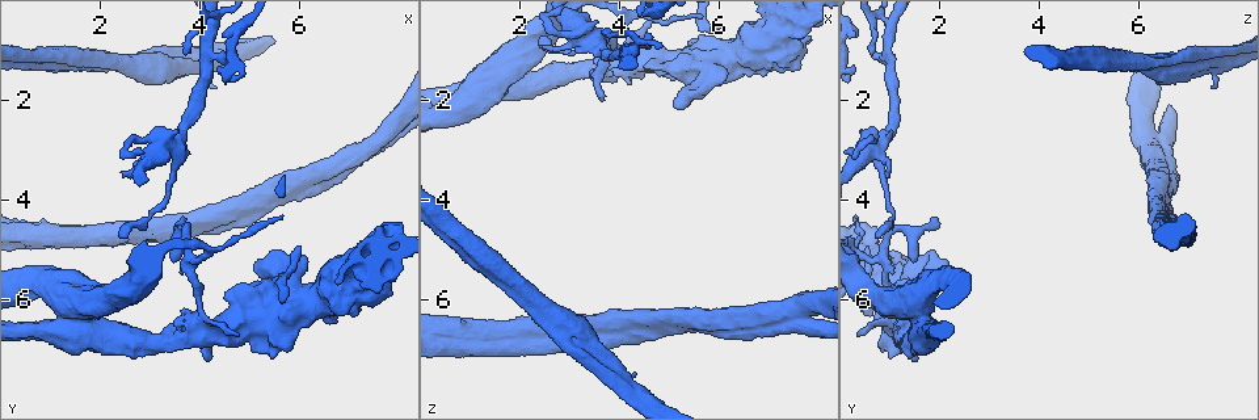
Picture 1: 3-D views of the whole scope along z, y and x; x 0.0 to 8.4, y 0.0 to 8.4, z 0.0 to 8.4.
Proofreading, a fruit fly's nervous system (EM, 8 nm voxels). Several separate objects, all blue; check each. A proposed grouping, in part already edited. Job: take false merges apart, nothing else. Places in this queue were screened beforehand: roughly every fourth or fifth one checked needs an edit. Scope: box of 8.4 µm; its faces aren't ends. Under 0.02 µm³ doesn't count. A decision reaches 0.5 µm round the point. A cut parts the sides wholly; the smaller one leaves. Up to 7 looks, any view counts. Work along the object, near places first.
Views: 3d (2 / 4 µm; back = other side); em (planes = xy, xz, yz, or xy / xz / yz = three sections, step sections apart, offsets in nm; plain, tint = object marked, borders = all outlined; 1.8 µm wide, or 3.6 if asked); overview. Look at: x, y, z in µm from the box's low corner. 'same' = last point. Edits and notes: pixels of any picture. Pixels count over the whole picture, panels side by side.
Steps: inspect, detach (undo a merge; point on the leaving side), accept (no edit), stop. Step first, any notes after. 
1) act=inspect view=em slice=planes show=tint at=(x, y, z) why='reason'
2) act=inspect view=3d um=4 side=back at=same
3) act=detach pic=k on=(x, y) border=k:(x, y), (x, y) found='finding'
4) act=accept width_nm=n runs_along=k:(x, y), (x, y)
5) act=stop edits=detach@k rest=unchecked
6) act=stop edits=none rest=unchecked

act=inspect view=em um=3.6 slice=yz step=16 show=tint at=(5.80, 5.70, 1.35) why='sudden change in width'

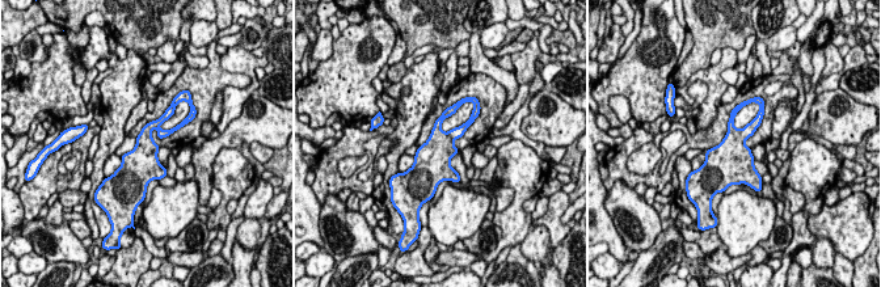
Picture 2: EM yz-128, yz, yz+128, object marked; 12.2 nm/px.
act=accept found='all the same neuron'

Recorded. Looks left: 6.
act=inspect view=3d um=2 at=(5.20, 3.90, 6.30)

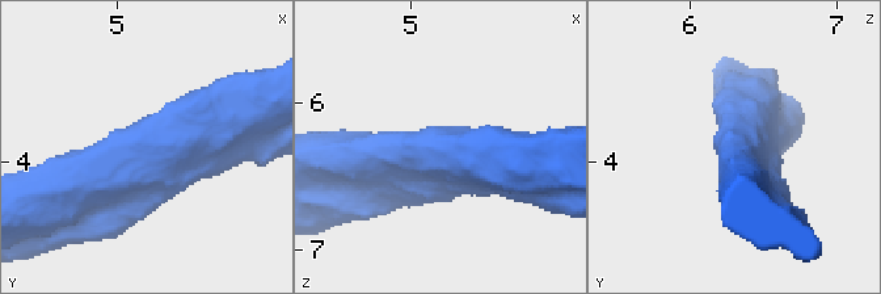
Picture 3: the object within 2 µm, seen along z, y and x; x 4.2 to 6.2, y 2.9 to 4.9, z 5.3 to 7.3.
act=inspect view=em slice=planes show=plain at=(5.22, 3.98, 6.36)

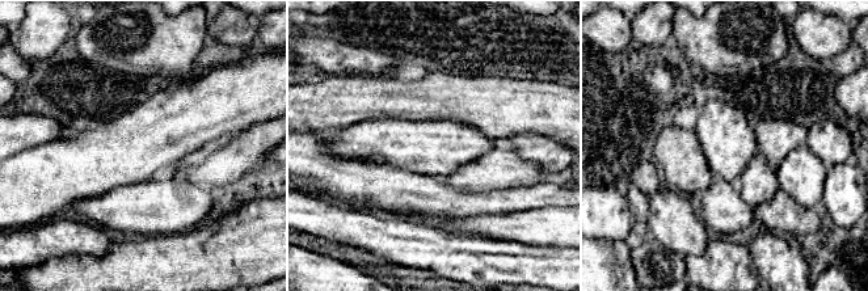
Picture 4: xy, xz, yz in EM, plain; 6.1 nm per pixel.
act=inspect view=em slice=planes show=tint at=same why='where the object lies'

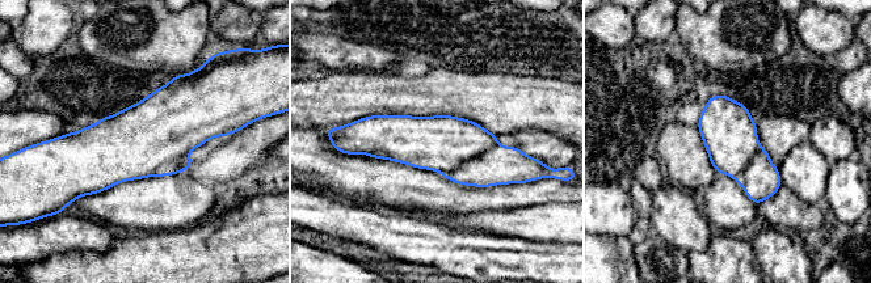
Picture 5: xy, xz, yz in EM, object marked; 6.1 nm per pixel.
act=detach pic=5 on=(500, 165) width_nm=340 border=5:(497, 144), (453, 169), (440, 172) found='a second neuron is stuck on'

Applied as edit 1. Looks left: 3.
act=inspect view=em slice=xz step=16 show=tint at=(3.75, 1.35, 7.25) why='branch point'

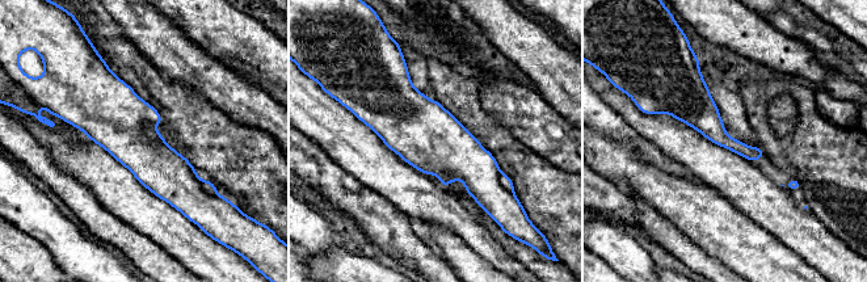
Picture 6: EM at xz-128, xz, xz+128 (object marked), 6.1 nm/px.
act=inspect view=em slice=planes show=tint at=same why='another direction'

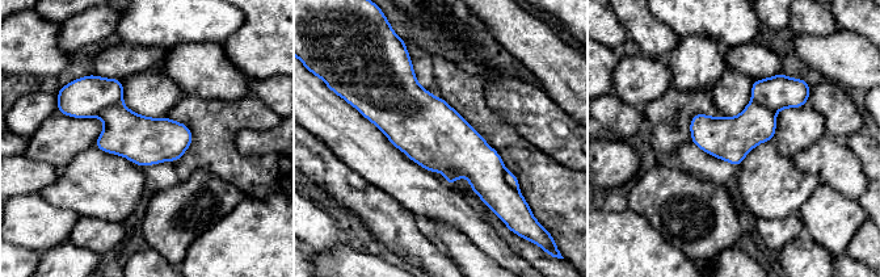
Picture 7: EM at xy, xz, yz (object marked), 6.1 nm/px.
act=detach pic=7 on=(85, 97) found='two neurons meet here'

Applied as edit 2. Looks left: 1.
act=stop edits=detach@5,detach@7 rest=unchecked

